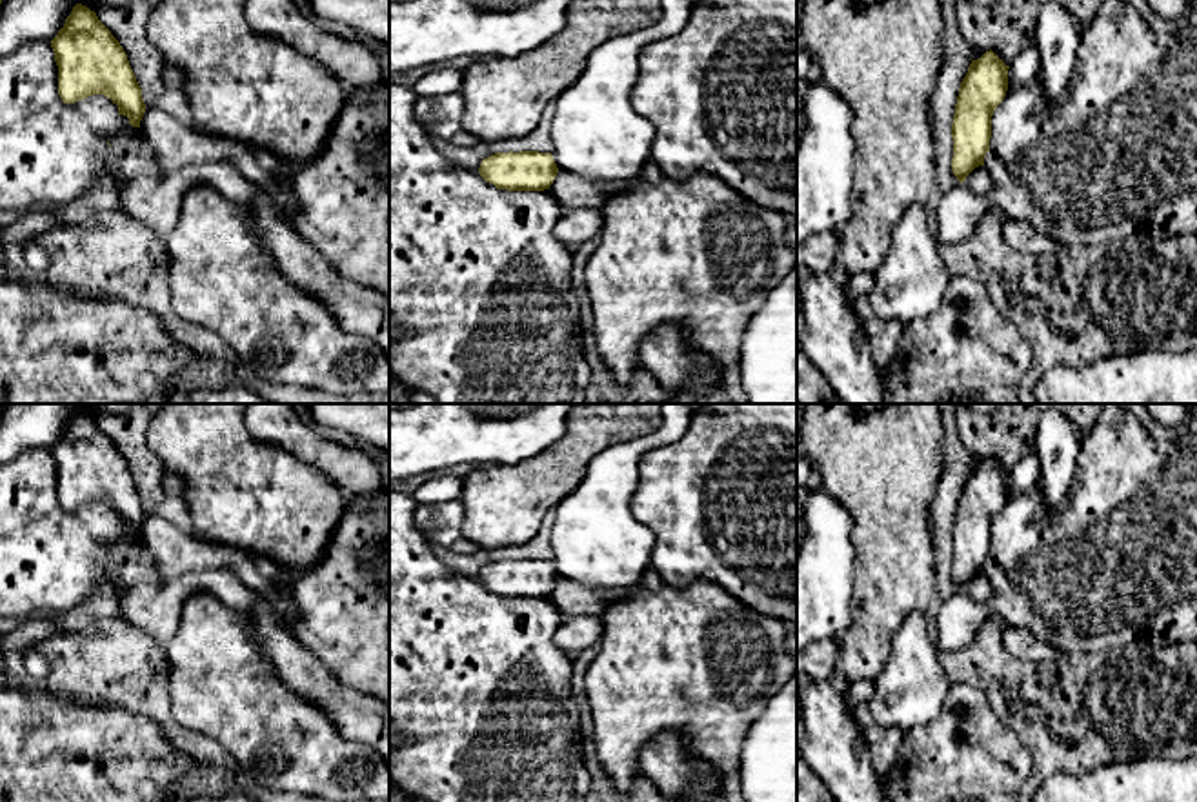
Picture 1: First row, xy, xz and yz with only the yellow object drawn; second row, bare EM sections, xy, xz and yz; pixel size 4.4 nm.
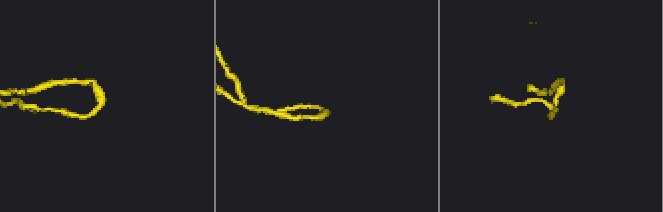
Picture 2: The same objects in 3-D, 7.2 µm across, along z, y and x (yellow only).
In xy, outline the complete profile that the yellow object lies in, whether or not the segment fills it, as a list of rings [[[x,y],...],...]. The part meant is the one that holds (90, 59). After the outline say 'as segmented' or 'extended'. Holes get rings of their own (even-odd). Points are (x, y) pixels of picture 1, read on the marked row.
[[[76,4],[51,40],[51,47],[64,104],[104,95],[118,105],[118,115],[127,116],[133,127],[140,127],[146,113],[142,89],[124,47],[95,11]]]; as segmented

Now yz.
[[[991,49],[971,60],[961,82],[951,124],[951,171],[962,184],[990,151],[991,116],[1008,91],[1008,69]]]; as segmented

